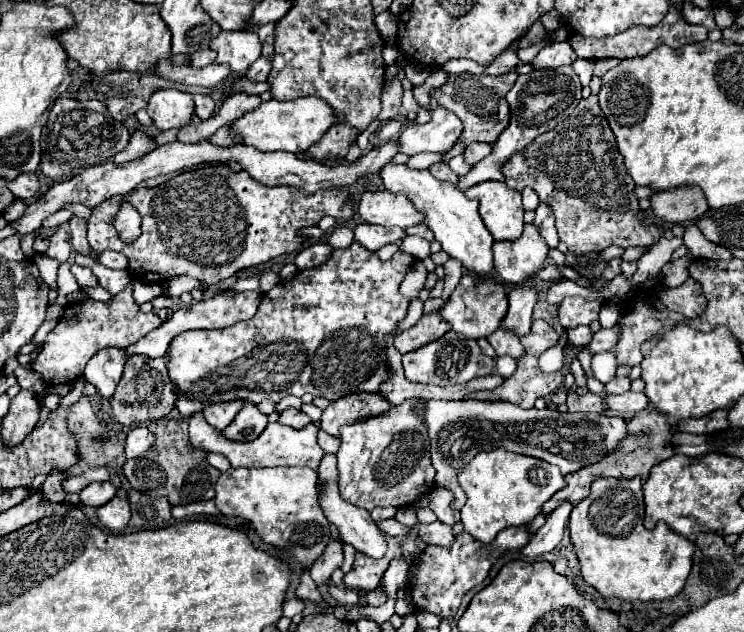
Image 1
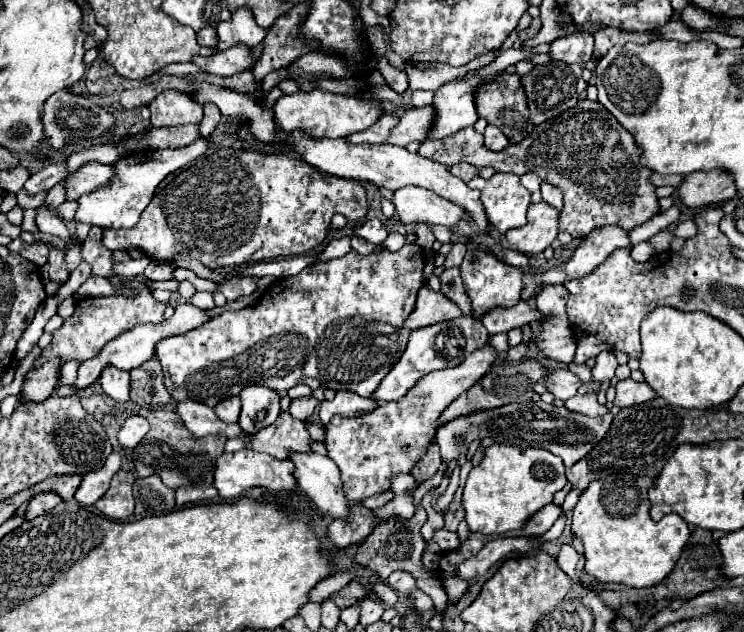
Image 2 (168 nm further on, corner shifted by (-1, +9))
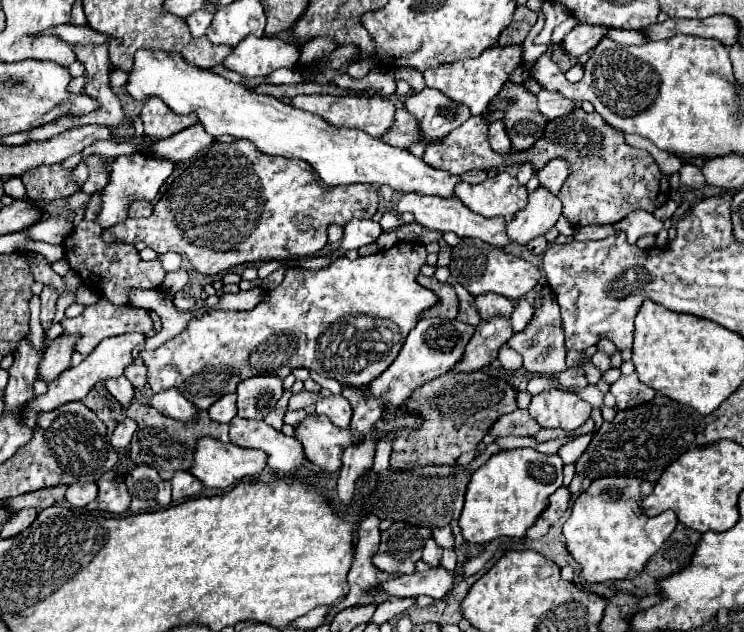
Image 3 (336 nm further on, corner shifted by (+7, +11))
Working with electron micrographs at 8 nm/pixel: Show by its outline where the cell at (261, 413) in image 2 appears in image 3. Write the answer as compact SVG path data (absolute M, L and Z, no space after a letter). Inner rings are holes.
M260 375L238 385L238 415L246 419L264 419L282 395L282 379L276 375Z

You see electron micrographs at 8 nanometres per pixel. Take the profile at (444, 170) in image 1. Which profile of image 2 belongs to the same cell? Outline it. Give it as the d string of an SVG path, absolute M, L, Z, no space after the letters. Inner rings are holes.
M458 163L458 165L452 165L452 167L450 167L450 173L468 183L470 179L474 179L474 177L478 175L478 169L472 167L472 165L468 165L468 163Z

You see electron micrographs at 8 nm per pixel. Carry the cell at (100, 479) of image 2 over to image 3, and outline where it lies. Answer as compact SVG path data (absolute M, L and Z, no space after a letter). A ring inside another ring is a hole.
M76 483L76 485L70 485L66 489L66 501L72 505L72 507L86 507L90 501L96 499L96 483Z

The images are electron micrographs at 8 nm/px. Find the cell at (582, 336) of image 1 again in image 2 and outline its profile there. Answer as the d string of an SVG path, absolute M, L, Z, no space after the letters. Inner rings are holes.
M520 301L514 307L494 309L486 313L482 317L482 325L488 329L490 335L494 335L494 333L508 333L514 327L520 327L530 321L541 321L544 318L545 316L538 309L532 309L526 301Z

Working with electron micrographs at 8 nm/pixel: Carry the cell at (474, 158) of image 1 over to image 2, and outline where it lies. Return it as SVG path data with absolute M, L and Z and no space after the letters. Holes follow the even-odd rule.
M490 125L486 127L486 131L484 131L484 147L488 147L490 151L502 151L508 143L510 141L506 139L506 135L500 129L490 127Z

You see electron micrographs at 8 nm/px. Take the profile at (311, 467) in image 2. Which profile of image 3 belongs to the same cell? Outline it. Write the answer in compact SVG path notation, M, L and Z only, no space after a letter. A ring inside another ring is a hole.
M234 417L230 421L230 441L240 447L262 449L268 455L268 467L284 473L300 469L306 457L296 437L286 437L264 421Z

